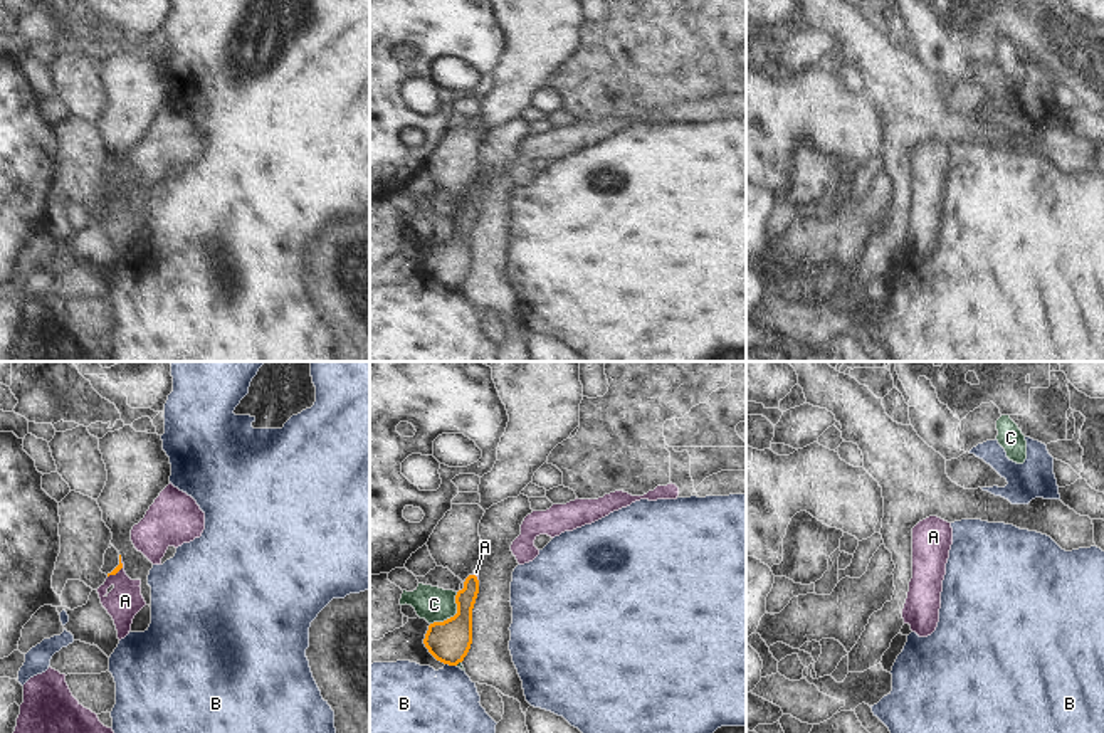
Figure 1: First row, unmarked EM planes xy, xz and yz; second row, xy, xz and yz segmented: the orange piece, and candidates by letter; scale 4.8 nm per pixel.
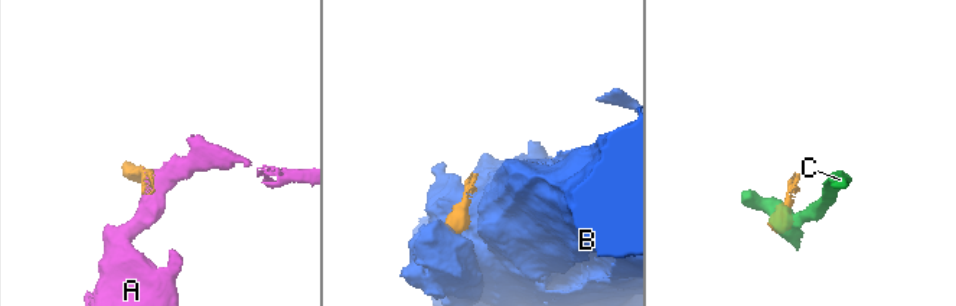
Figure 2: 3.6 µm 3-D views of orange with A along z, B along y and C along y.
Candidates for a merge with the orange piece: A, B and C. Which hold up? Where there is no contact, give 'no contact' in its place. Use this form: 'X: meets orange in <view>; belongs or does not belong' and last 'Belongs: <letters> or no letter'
A: meets orange in xy; belongs
B: meets orange in xz; does not belong
C: meets orange in xz; does not belong
Belongs: A

